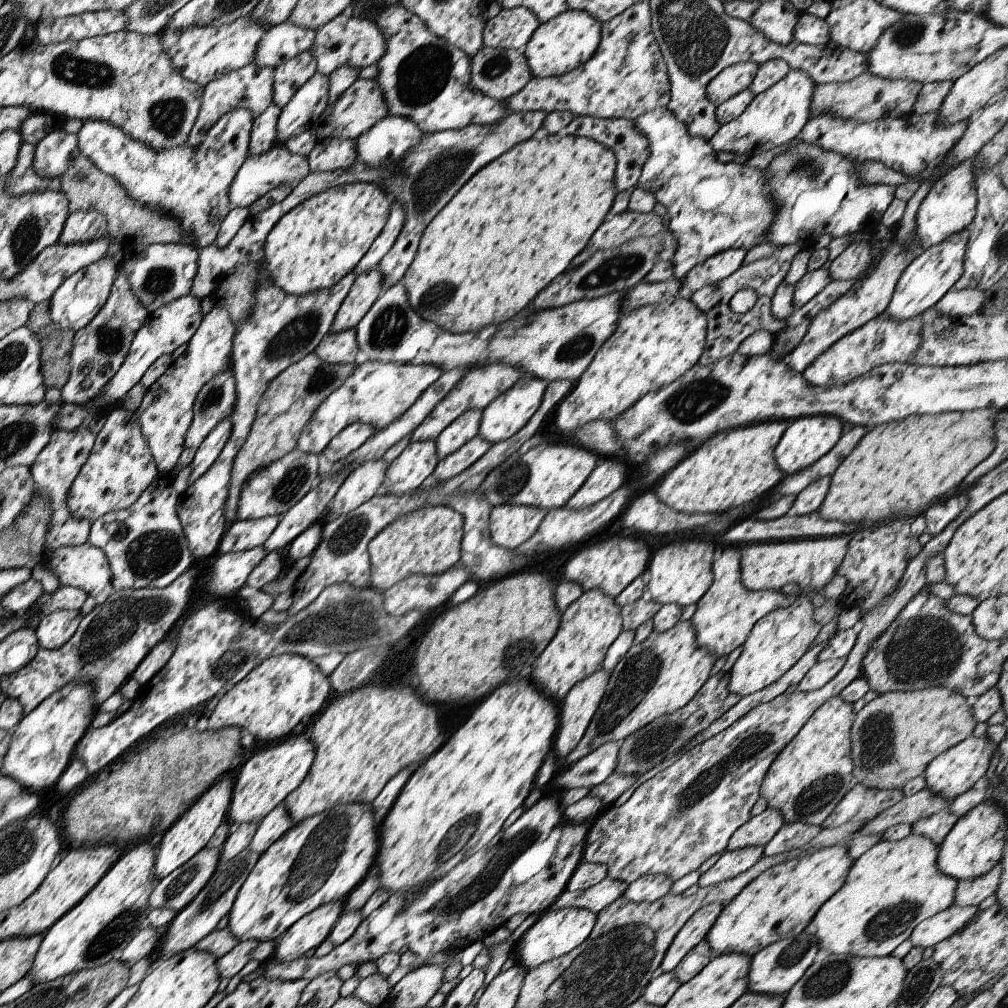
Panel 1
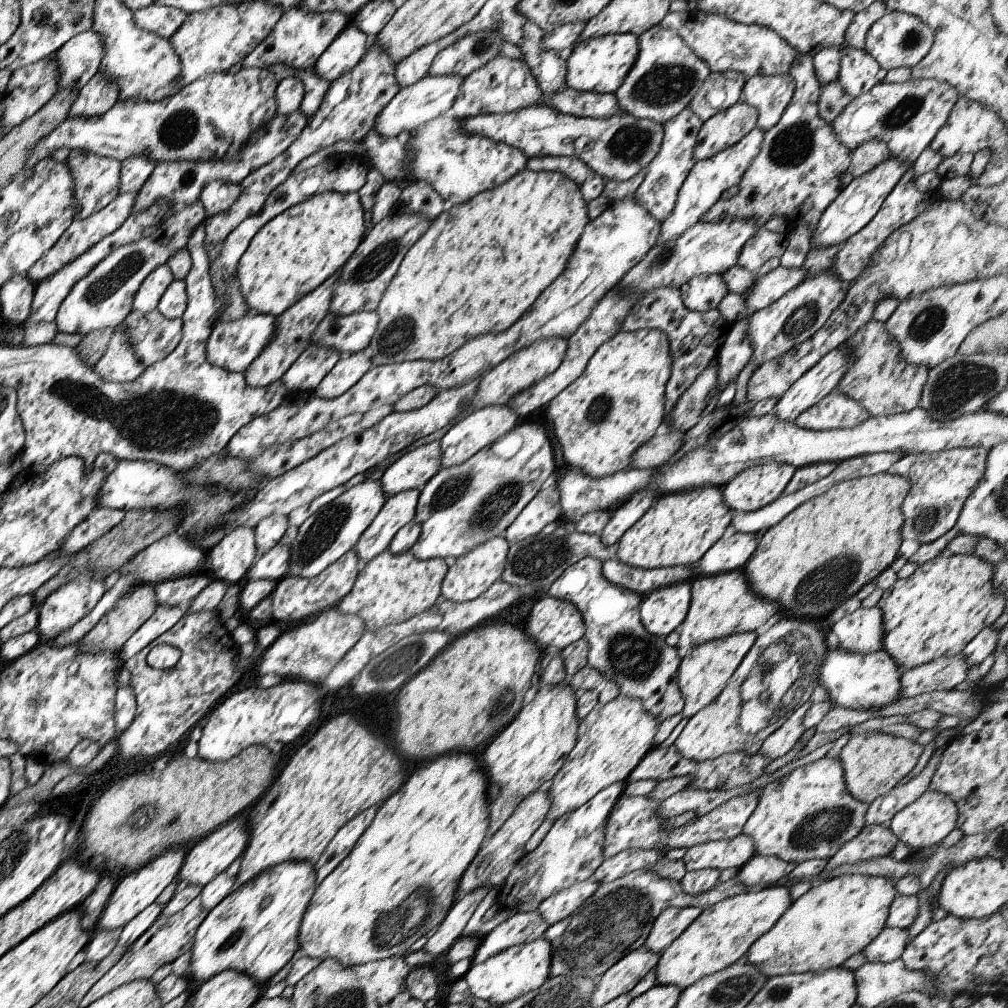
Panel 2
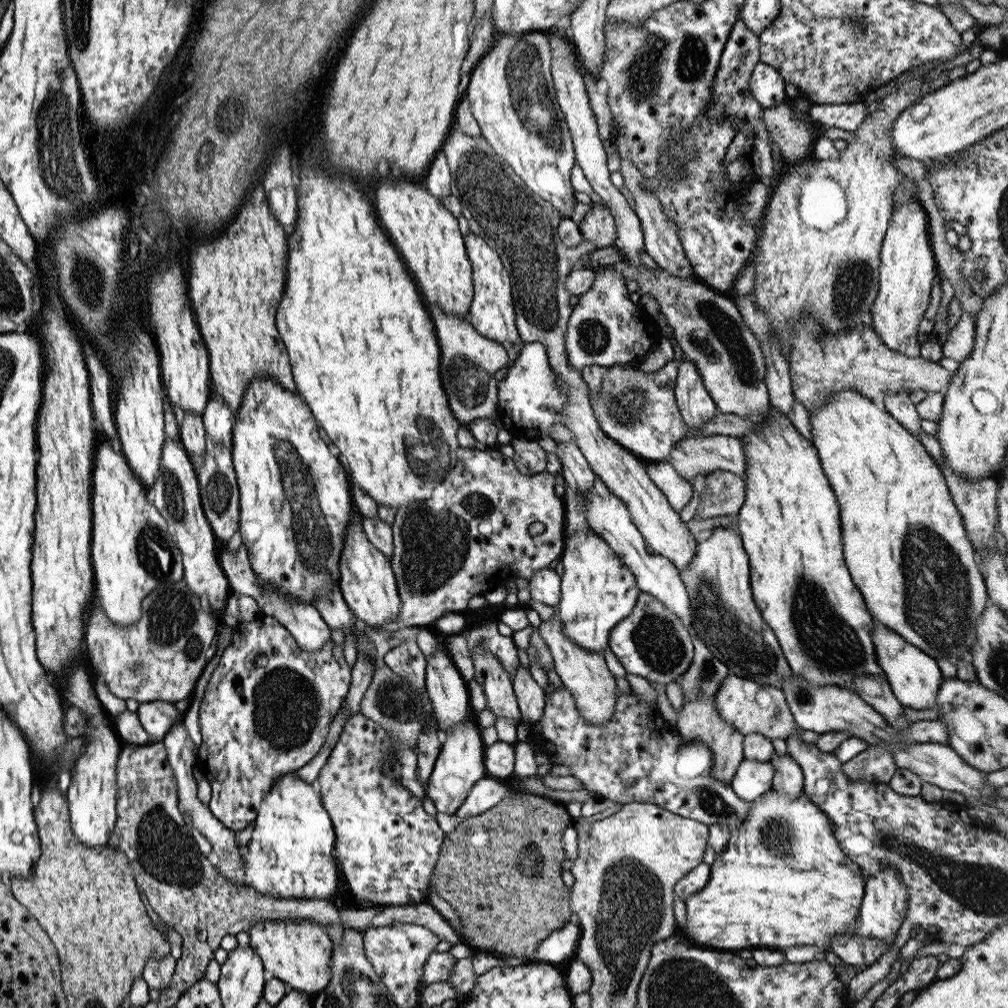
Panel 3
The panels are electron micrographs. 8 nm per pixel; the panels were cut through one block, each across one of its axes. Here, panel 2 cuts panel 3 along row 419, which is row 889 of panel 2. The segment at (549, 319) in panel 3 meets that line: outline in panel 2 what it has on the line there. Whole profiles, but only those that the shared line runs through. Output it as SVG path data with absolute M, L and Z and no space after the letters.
M591 878L573 884L570 888L559 890L545 898L537 910L549 925L556 924L576 912L598 890L598 887L599 883Z

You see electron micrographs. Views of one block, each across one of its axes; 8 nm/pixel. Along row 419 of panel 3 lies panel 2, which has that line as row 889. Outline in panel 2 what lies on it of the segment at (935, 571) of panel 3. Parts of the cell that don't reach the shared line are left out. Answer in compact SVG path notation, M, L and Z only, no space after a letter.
M845 874L830 880L821 881L808 892L795 900L780 920L770 928L764 936L760 936L748 950L746 957L752 966L756 966L768 977L792 973L821 973L842 964L874 942L890 916L890 906L898 896L896 884L892 884L884 876L868 876L866 874Z

